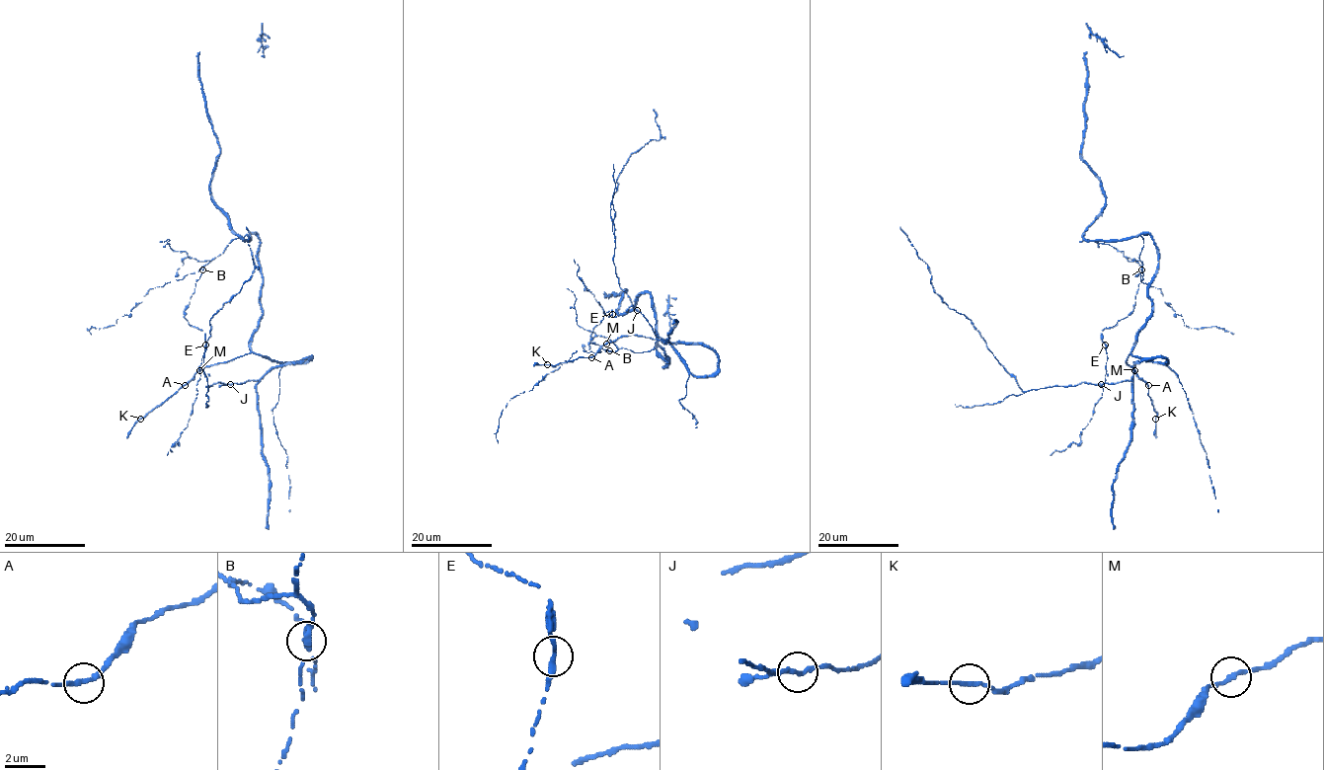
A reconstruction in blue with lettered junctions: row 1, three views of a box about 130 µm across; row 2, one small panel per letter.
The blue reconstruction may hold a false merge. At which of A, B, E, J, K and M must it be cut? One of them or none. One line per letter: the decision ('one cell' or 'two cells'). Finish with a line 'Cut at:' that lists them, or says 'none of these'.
A: one cell
B: one cell
E: one cell
J: one cell
K: one cell
M: one cell
Cut at: none of these

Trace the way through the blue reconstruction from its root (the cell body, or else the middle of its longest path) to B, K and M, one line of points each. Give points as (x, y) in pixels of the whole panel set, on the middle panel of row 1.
B: (664, 341), (657, 343), (669, 358), (664, 367), (666, 362), (655, 348), (642, 352), (622, 347), (609, 350)
K: (664, 341), (624, 336), (606, 343), (592, 356), (547, 364)
M: (664, 341), (631, 335), (606, 344)

